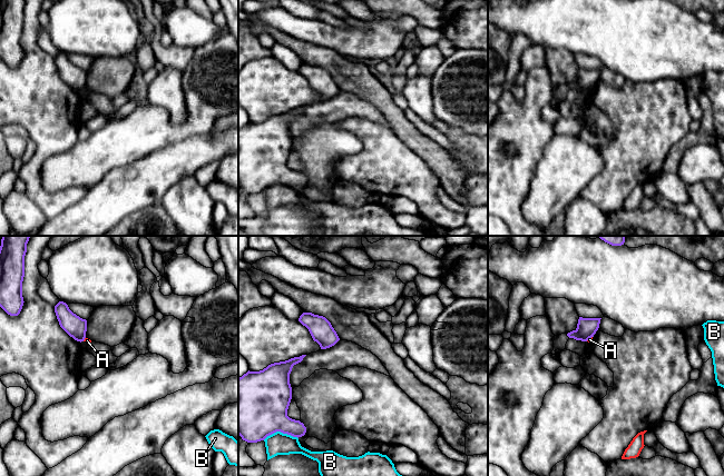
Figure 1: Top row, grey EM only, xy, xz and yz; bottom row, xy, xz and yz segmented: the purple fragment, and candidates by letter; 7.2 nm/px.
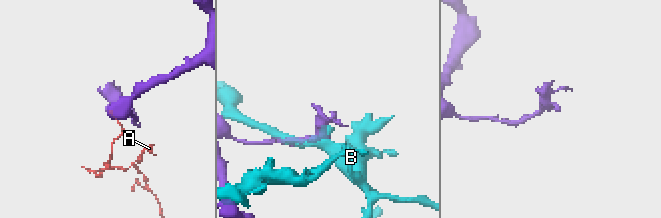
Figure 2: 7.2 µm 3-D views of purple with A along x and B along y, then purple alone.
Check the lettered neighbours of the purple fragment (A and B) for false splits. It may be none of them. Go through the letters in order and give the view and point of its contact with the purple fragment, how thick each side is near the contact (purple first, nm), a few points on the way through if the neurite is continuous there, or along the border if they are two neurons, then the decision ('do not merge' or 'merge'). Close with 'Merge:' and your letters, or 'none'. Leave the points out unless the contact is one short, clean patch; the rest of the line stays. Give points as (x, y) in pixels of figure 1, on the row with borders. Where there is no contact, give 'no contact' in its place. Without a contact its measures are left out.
A: contact yz (588, 338); calibres 140 and 20 nm; border yz (592, 336), (586, 340); do not merge
B: contact xz (280, 430); calibres 460 and 160 nm; do not merge
Merge: none

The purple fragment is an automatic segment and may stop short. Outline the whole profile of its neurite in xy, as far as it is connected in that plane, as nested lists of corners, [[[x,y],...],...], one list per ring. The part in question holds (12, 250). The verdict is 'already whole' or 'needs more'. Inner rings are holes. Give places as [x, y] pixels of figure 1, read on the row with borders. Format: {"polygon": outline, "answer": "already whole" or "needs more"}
{"polygon": [[[2,236],[0,246],[0,307],[10,316],[18,316],[23,306],[22,281],[25,256],[30,236]]], "answer": "already whole"}

